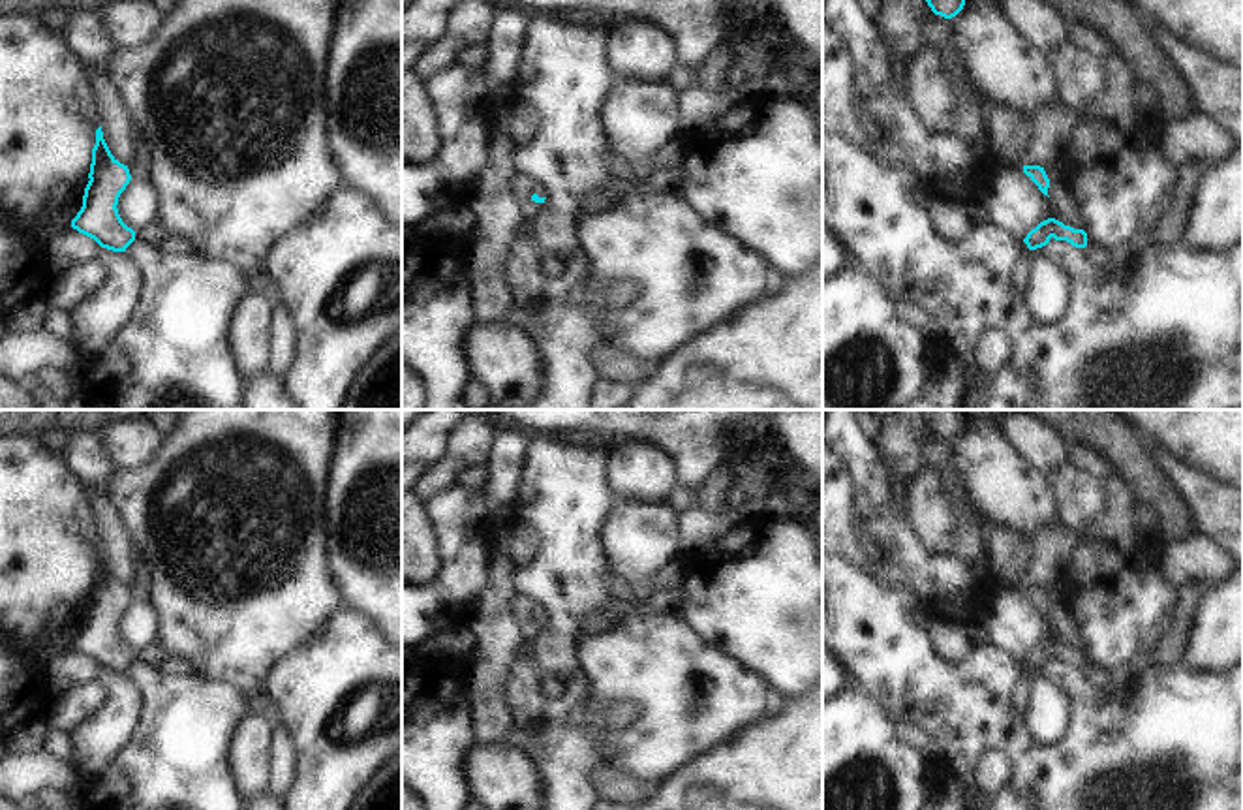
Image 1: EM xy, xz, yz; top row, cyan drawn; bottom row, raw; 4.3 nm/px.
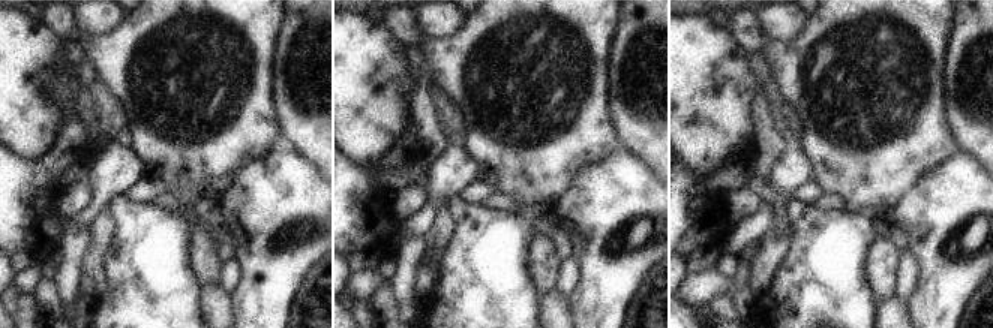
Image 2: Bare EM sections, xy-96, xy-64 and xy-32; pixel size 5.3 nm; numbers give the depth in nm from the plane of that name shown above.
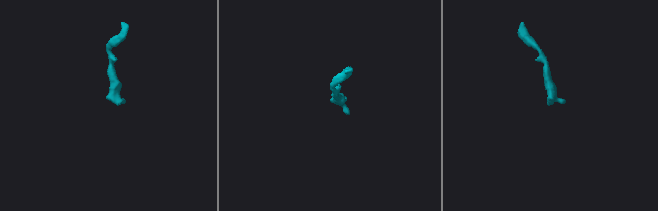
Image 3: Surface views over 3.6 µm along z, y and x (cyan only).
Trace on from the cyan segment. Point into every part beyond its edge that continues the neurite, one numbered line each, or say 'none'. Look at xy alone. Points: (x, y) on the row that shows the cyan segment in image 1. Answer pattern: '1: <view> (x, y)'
none

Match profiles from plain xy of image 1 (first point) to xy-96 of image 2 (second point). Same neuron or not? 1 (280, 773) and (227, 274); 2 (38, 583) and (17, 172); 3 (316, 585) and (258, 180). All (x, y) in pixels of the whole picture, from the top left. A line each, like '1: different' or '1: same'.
1: same
2: different
3: different

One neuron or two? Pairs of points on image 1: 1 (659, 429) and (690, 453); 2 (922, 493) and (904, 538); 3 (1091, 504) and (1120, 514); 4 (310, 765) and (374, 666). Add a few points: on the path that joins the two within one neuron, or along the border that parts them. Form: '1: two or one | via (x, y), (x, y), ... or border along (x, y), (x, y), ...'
1: one | via (667, 431), (682, 446)
2: two | border along (907, 519), (932, 551), (943, 551)
3: two | border along (1103, 482), (1104, 510), (1080, 530)
4: one | via (318, 739), (320, 722), (348, 688)

